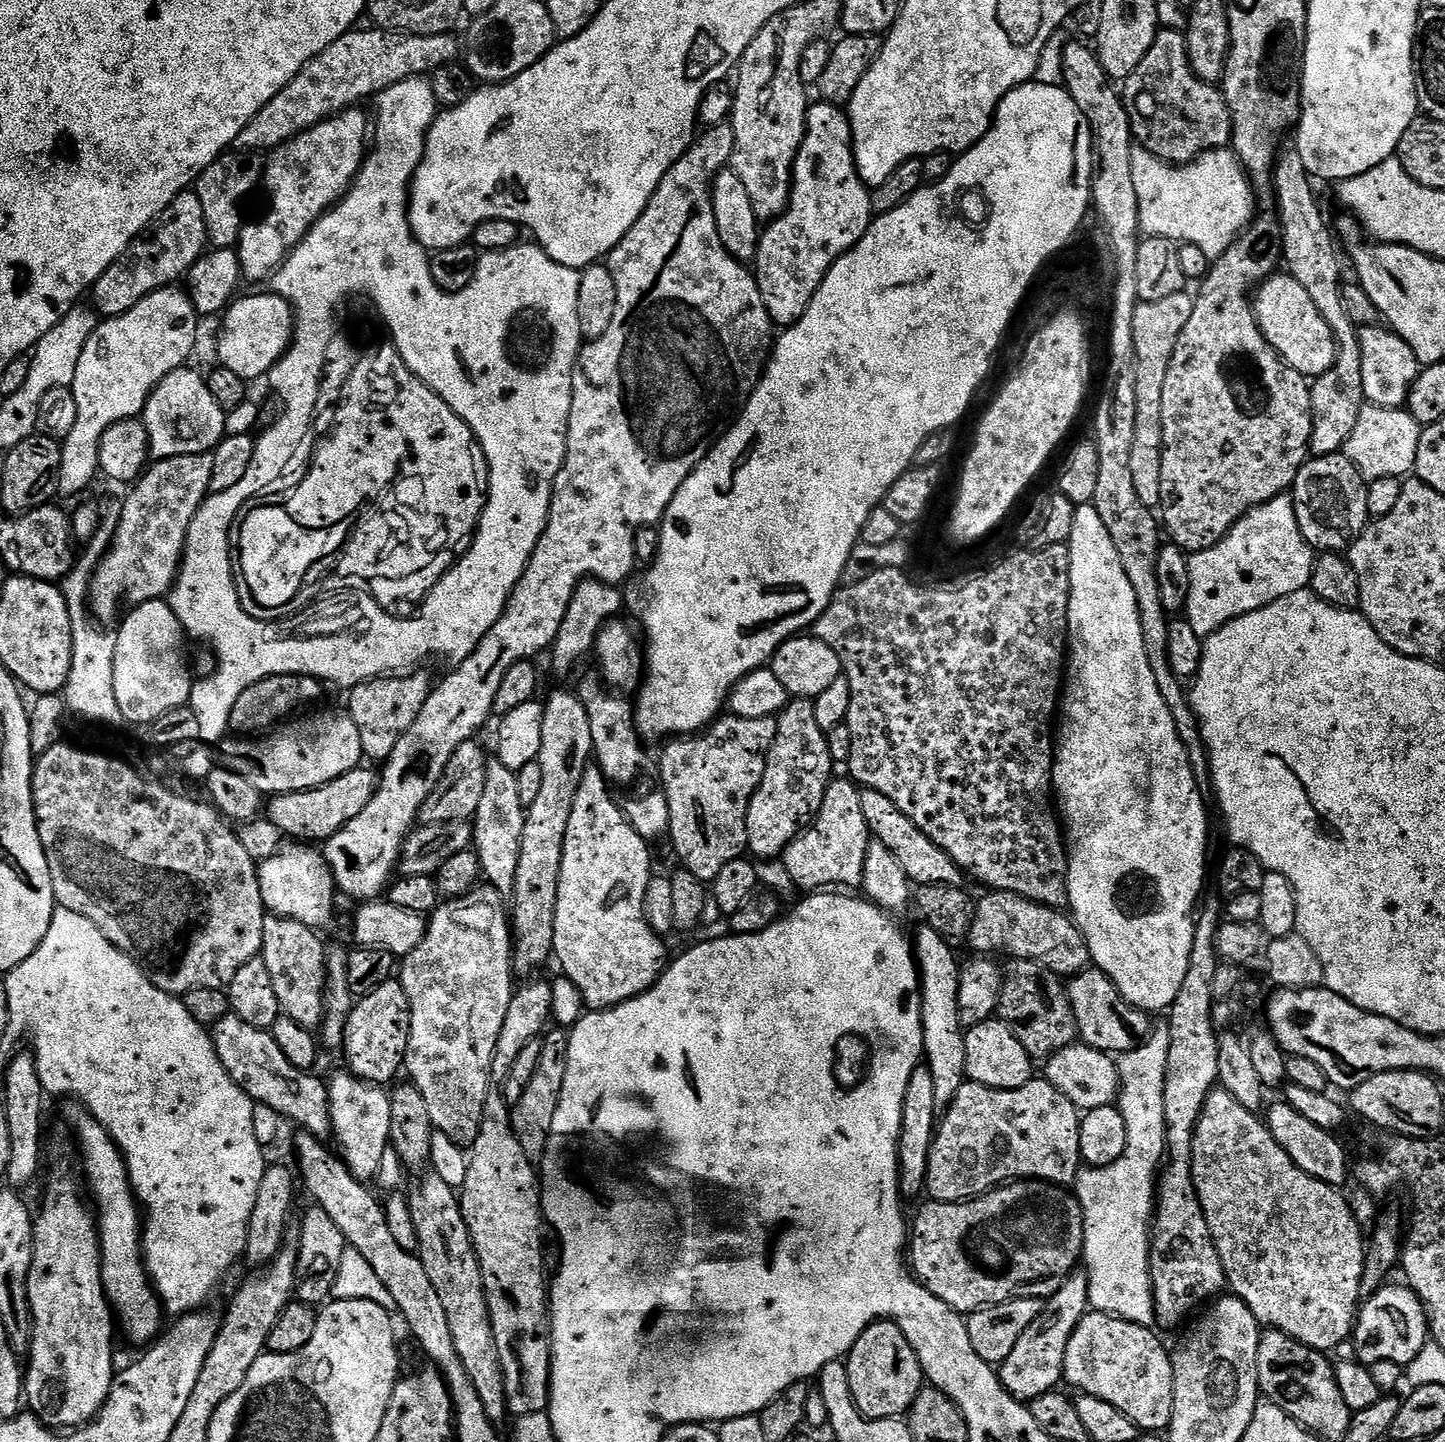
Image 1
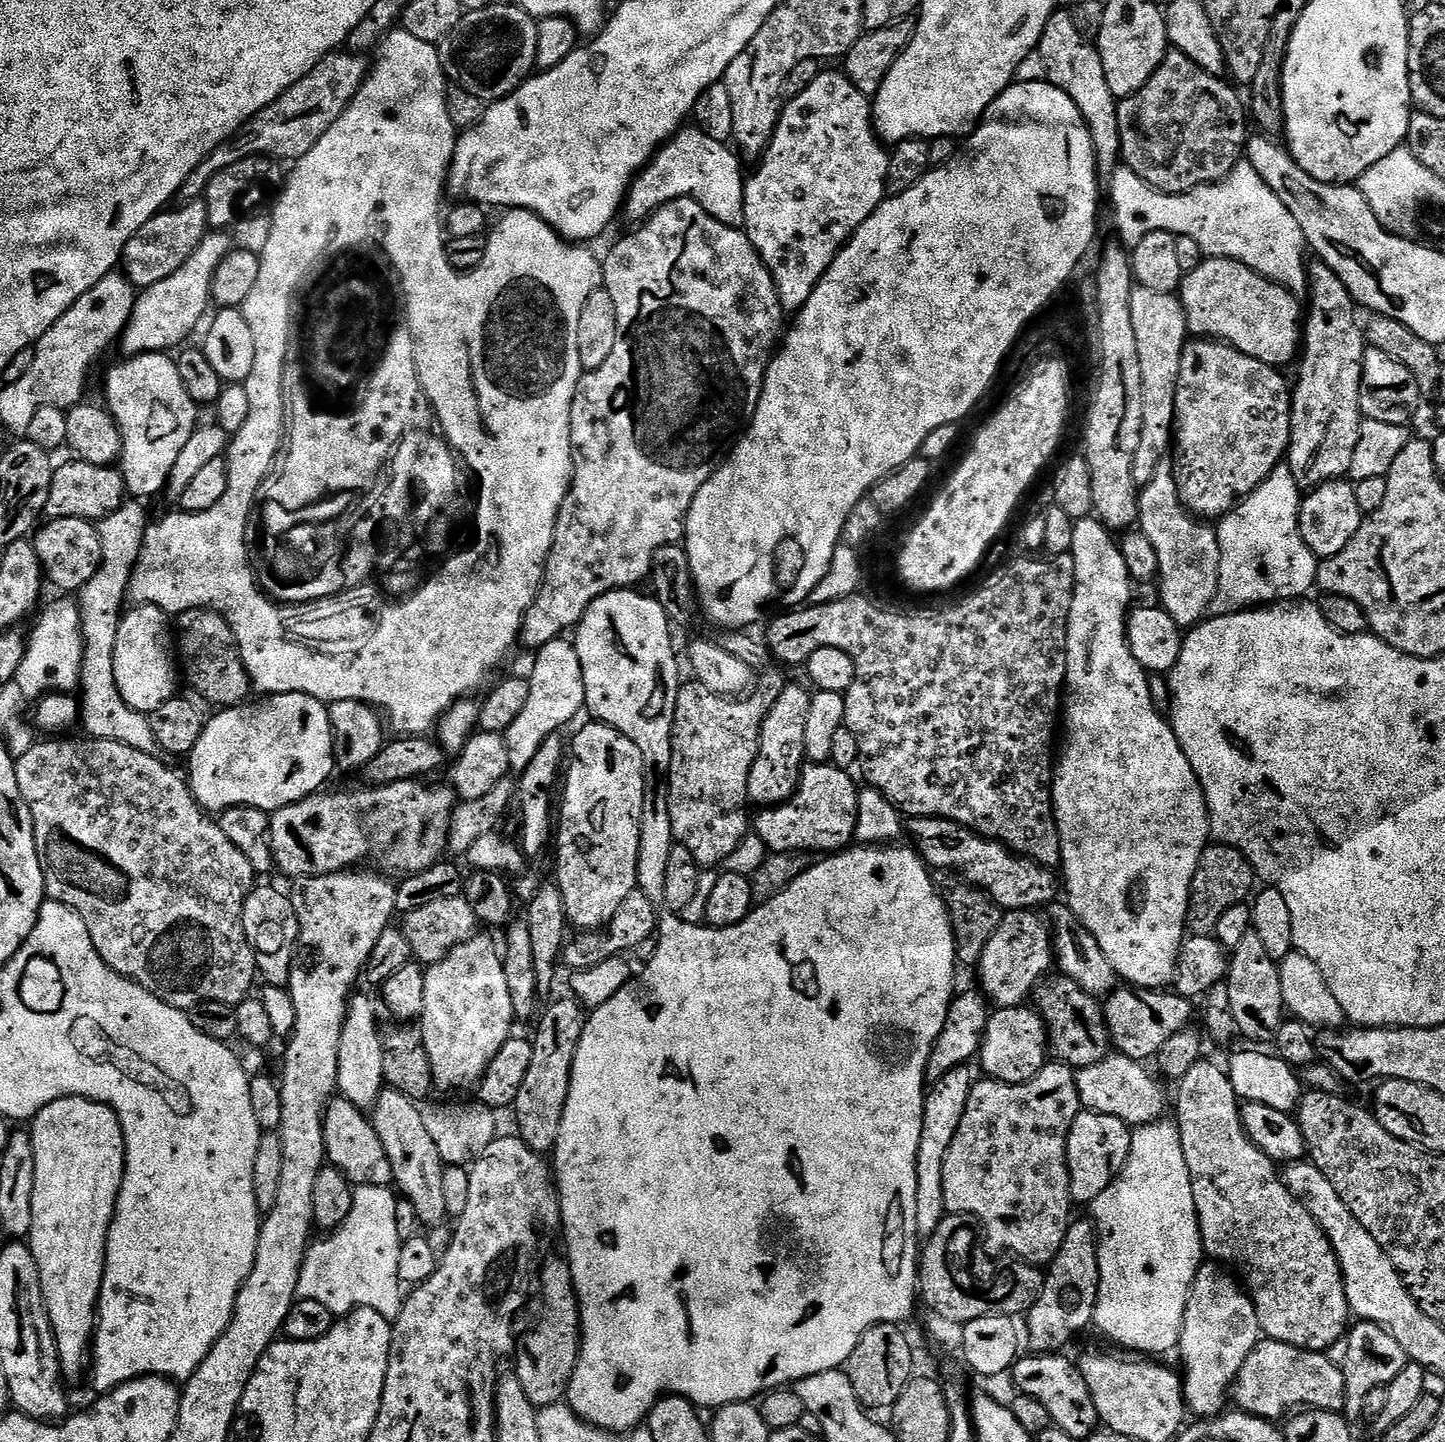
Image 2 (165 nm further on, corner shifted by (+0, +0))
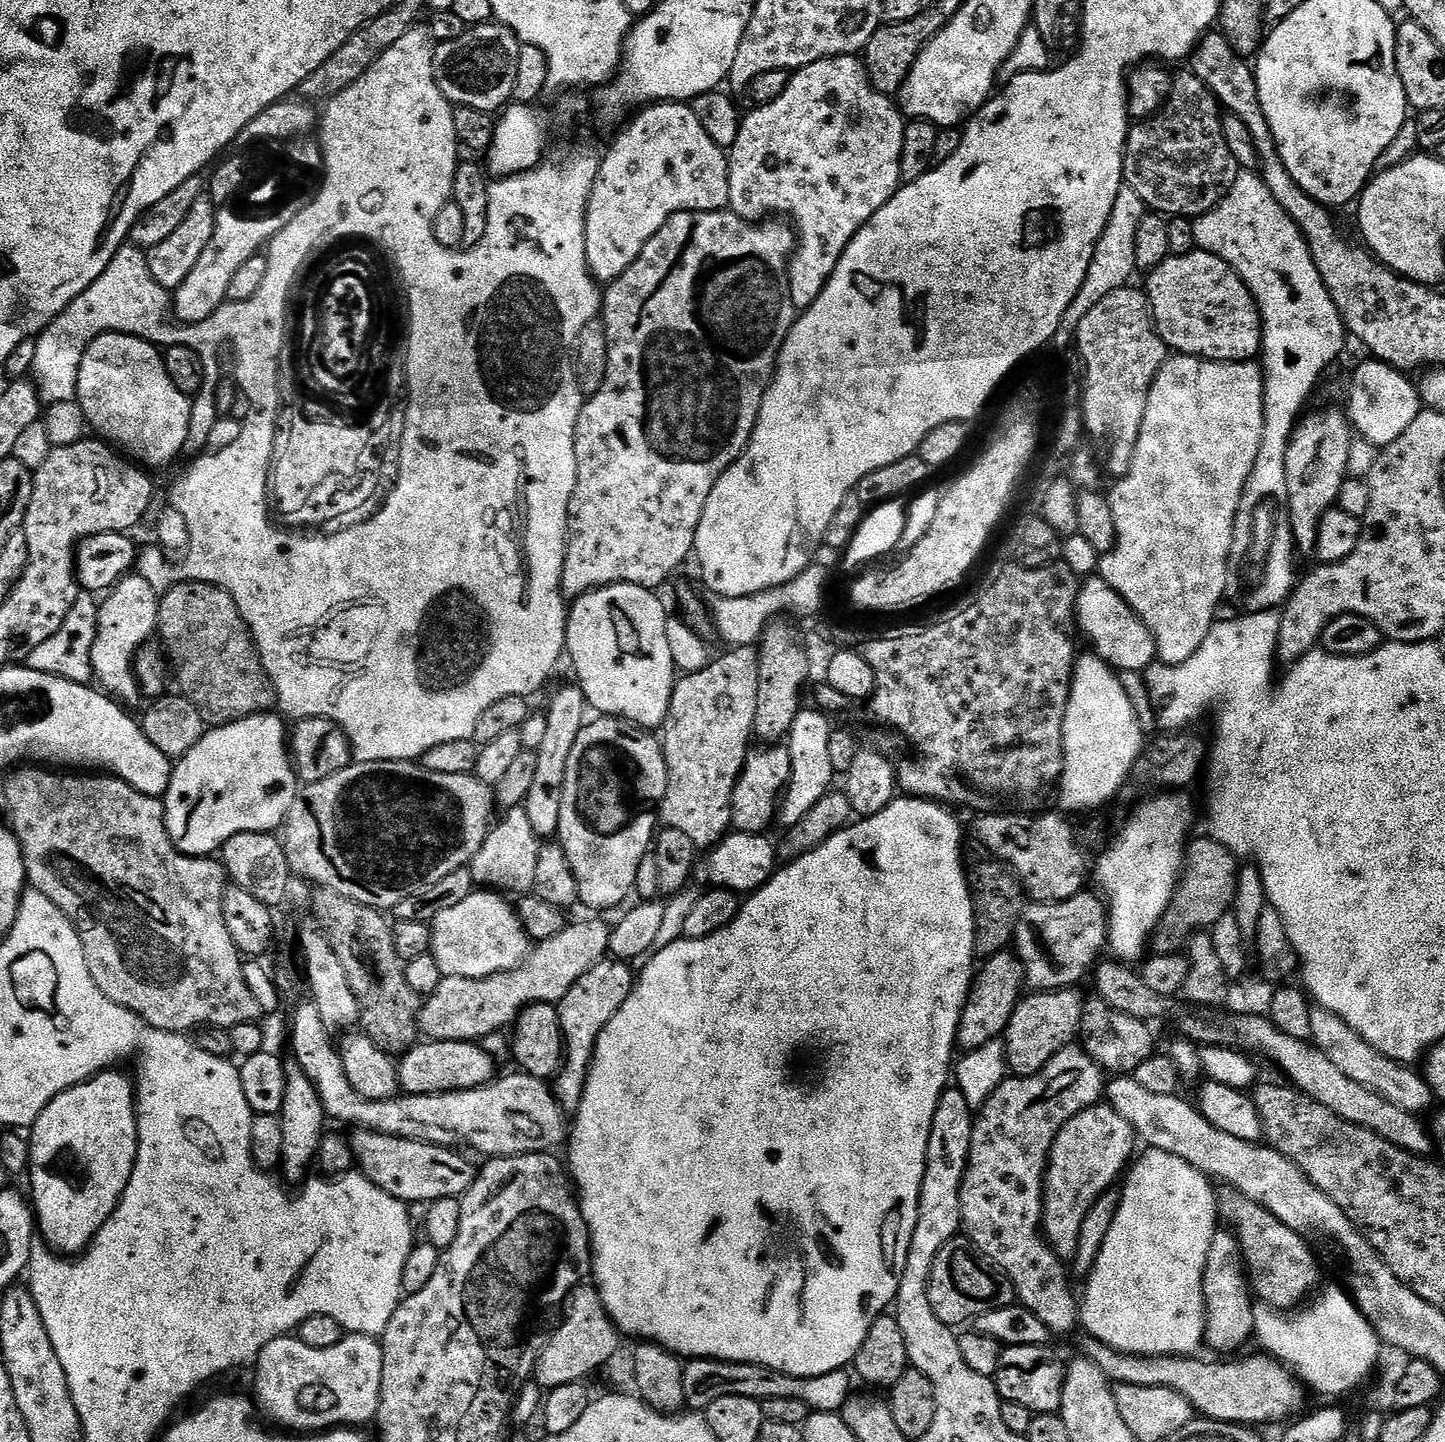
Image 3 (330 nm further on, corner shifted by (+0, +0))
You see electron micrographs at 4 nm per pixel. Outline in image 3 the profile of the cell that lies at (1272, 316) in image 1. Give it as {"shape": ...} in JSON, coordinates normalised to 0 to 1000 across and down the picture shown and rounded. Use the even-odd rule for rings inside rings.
{"shape":[[[828,173],[820,178],[809,178],[807,182],[804,182],[804,184],[794,189],[793,194],[794,194],[794,198],[793,198],[794,212],[797,214],[797,222],[800,224],[800,231],[806,235],[806,238],[812,245],[818,247],[829,247],[832,250],[841,250],[842,252],[858,252],[861,250],[869,250],[873,246],[875,237],[875,225],[872,223],[872,216],[869,212],[869,207],[866,206],[858,191],[846,179],[833,173]]]}

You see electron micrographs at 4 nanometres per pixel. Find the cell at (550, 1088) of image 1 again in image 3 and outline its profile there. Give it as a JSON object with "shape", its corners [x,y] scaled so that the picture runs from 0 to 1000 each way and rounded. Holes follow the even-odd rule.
{"shape":[[[419,664],[412,668],[397,684],[394,684],[392,692],[389,692],[386,697],[389,717],[390,718],[390,739],[383,748],[385,764],[391,773],[397,773],[401,769],[403,759],[406,756],[407,743],[412,730],[412,723],[417,714],[428,703],[430,695],[436,692],[439,682],[439,674],[437,674],[433,666],[426,664]]]}

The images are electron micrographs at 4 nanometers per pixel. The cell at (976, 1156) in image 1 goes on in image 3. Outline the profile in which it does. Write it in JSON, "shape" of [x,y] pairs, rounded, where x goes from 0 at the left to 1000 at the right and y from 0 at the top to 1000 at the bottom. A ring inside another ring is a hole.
{"shape":[[[740,725],[736,727],[718,745],[694,749],[674,774],[675,780],[671,789],[671,800],[664,829],[666,854],[670,854],[669,857],[673,865],[687,880],[693,879],[695,881],[693,883],[702,892],[704,902],[711,910],[716,911],[716,914],[718,914],[718,917],[721,917],[729,927],[739,926],[746,921],[747,908],[745,899],[745,902],[742,899],[742,890],[736,880],[738,879],[737,874],[725,863],[721,854],[722,812],[725,810],[725,801],[734,784],[747,771],[759,768],[765,757],[765,743],[752,732],[749,727]]]}

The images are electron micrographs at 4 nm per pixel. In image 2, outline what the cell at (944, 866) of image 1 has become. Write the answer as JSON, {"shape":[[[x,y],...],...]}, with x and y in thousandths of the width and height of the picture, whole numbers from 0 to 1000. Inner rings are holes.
{"shape":[[[633,567],[630,571],[630,580],[630,577],[634,582],[633,587],[643,603],[658,603],[675,616],[679,616],[695,632],[722,631],[731,623],[732,607],[729,603],[705,594],[696,585],[679,580],[673,574],[652,567]]]}

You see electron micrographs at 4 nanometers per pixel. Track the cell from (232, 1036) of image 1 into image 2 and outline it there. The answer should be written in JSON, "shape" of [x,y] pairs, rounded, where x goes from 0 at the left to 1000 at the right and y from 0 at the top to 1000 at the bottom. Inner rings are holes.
{"shape":[[[237,761],[228,763],[224,770],[224,788],[227,798],[226,807],[237,811],[244,822],[253,821],[268,824],[272,820],[270,803],[267,802],[267,798],[264,798],[264,789],[262,789],[253,769]]]}

